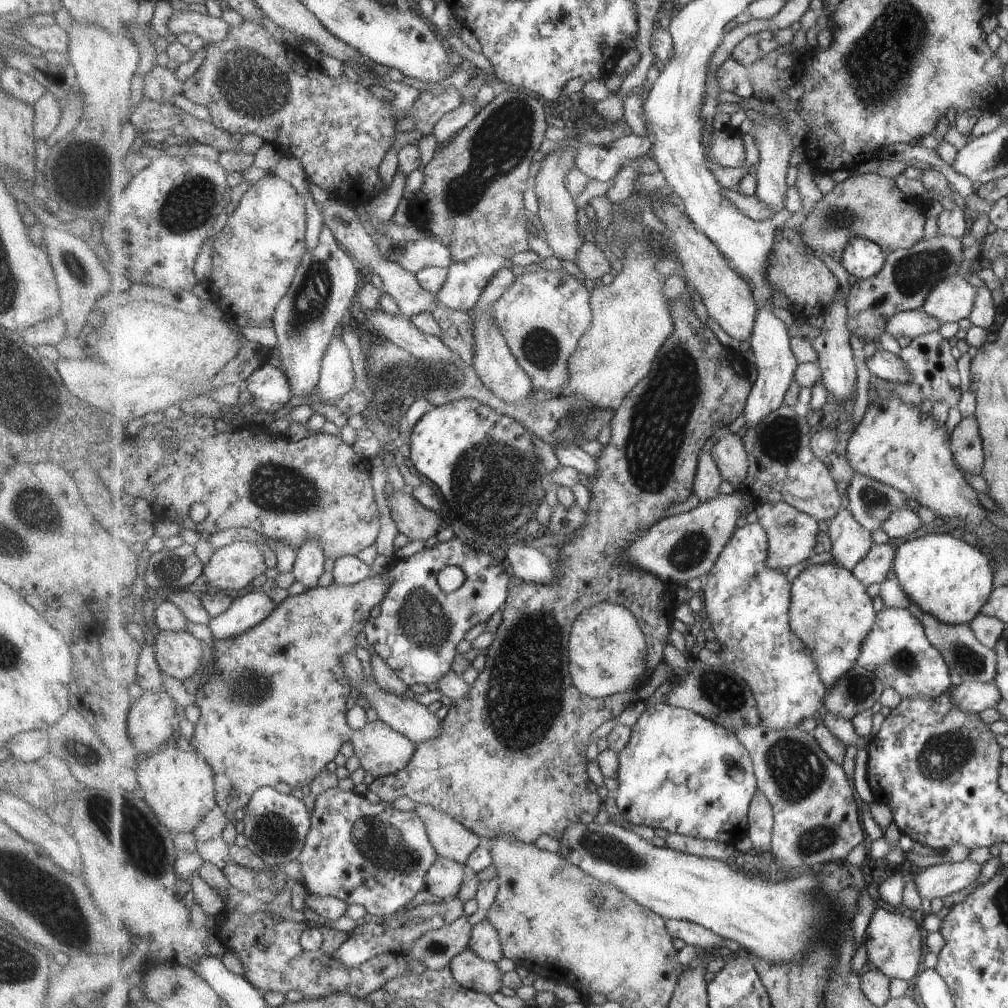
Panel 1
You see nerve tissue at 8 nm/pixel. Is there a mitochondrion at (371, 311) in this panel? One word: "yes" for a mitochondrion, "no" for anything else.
no

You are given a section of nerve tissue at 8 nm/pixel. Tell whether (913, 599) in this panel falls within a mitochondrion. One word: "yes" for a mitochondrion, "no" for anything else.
no

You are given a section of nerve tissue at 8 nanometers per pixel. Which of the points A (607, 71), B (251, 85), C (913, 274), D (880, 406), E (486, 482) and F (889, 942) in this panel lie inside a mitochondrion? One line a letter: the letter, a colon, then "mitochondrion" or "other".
A: other
B: mitochondrion
C: mitochondrion
D: other
E: mitochondrion
F: other

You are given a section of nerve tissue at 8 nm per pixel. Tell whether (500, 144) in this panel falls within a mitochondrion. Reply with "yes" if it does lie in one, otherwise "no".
yes

